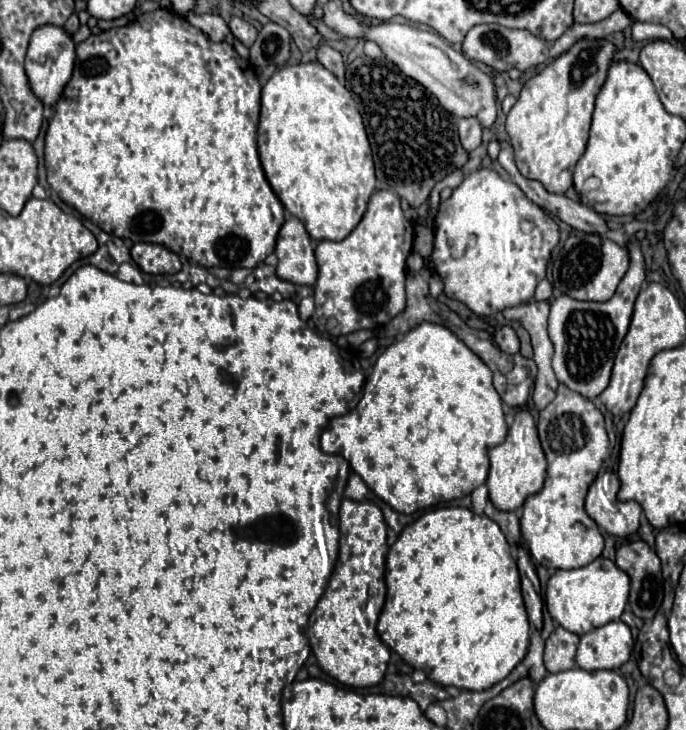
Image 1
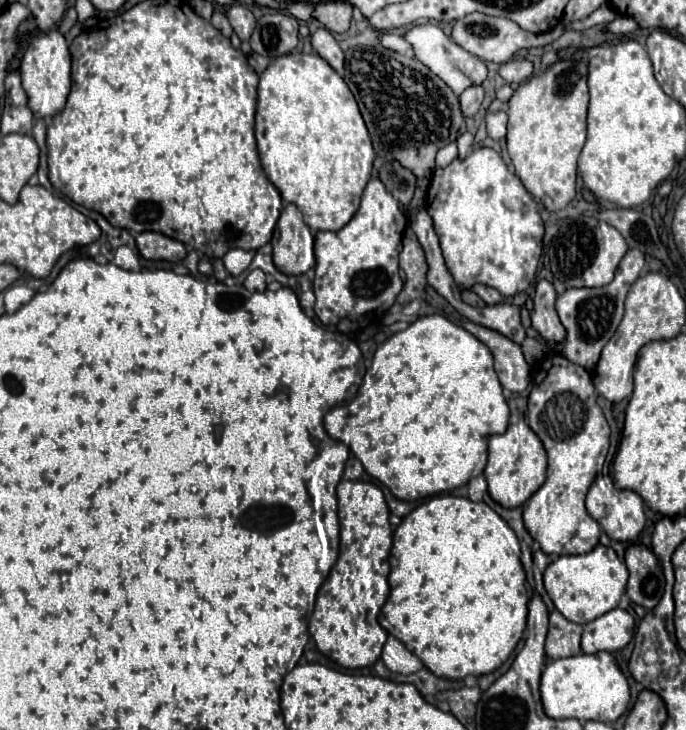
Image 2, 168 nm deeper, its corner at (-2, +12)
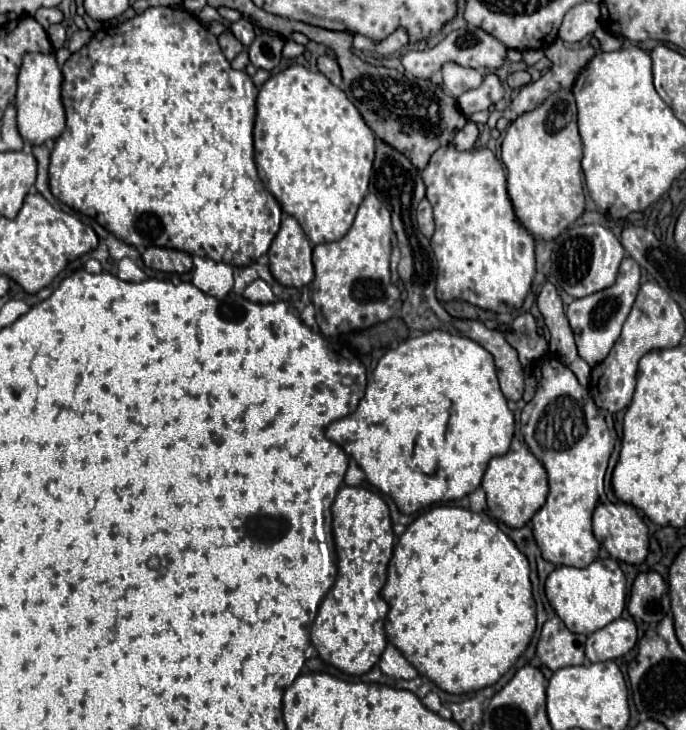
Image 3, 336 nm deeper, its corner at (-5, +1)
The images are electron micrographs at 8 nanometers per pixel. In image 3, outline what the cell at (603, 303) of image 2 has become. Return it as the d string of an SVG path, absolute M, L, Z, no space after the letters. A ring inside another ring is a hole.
M626 257L620 265L620 273L618 279L612 287L602 289L598 293L592 293L588 297L582 299L574 299L568 309L566 309L566 317L570 321L570 327L574 331L574 339L576 339L576 347L578 347L578 355L590 365L598 365L600 361L606 359L608 351L612 349L612 345L616 343L616 339L620 337L622 325L632 309L632 303L636 299L636 293L640 289L640 265L632 259Z

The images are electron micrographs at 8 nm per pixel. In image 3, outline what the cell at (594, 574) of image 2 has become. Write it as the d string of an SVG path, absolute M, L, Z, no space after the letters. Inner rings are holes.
M596 559L584 569L558 567L546 579L546 597L570 631L590 635L622 615L626 605L626 577L614 559Z

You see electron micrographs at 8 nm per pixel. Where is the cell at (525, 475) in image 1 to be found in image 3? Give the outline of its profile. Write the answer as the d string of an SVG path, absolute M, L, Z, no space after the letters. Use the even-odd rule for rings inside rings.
M524 445L518 451L508 451L506 455L494 457L490 467L484 473L482 489L486 491L488 511L494 519L510 525L522 527L530 521L530 517L544 505L548 495L548 475L544 465L534 457L534 453Z

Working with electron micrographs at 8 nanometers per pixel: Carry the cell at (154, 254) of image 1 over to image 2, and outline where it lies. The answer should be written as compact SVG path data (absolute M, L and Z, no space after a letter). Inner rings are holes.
M141 232L137 236L137 250L147 260L169 260L169 262L179 262L187 254L181 242L163 236L159 232Z

